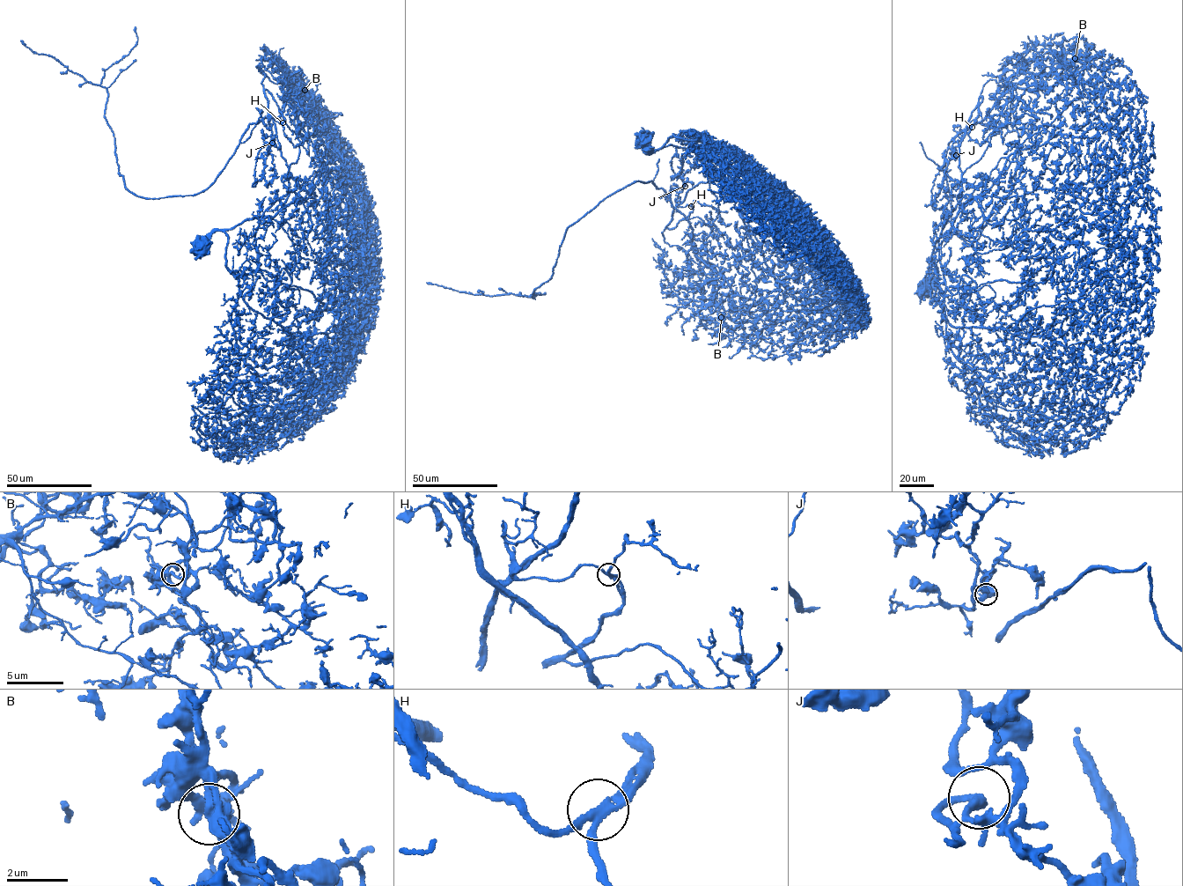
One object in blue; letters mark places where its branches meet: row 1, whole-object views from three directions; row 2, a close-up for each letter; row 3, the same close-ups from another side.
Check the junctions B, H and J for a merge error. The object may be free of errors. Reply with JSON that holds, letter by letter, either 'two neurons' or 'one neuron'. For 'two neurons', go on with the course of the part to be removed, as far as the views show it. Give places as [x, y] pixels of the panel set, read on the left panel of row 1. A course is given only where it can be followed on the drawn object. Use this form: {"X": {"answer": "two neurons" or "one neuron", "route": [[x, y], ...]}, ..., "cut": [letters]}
{"B": {"answer": "two neurons", "route": [[304, 89], [313, 112], [286, 97], [206, 188], [145, 198], [119, 174], [106, 88], [20, 40]]}, "H": {"answer": "one neuron"}, "J": {"answer": "one neuron"}, "cut": ["B"]}

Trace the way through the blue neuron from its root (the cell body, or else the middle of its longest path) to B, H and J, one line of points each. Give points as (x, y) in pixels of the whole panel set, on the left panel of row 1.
B: (203, 247), (213, 233), (260, 217), (288, 192), (289, 166), (300, 151), (293, 111), (305, 89)
H: (203, 247), (202, 244), (213, 233), (260, 217), (288, 192), (289, 167), (270, 116), (282, 121)
J: (203, 247), (213, 233), (260, 217), (288, 192), (289, 167), (274, 123), (269, 129), (272, 143)

